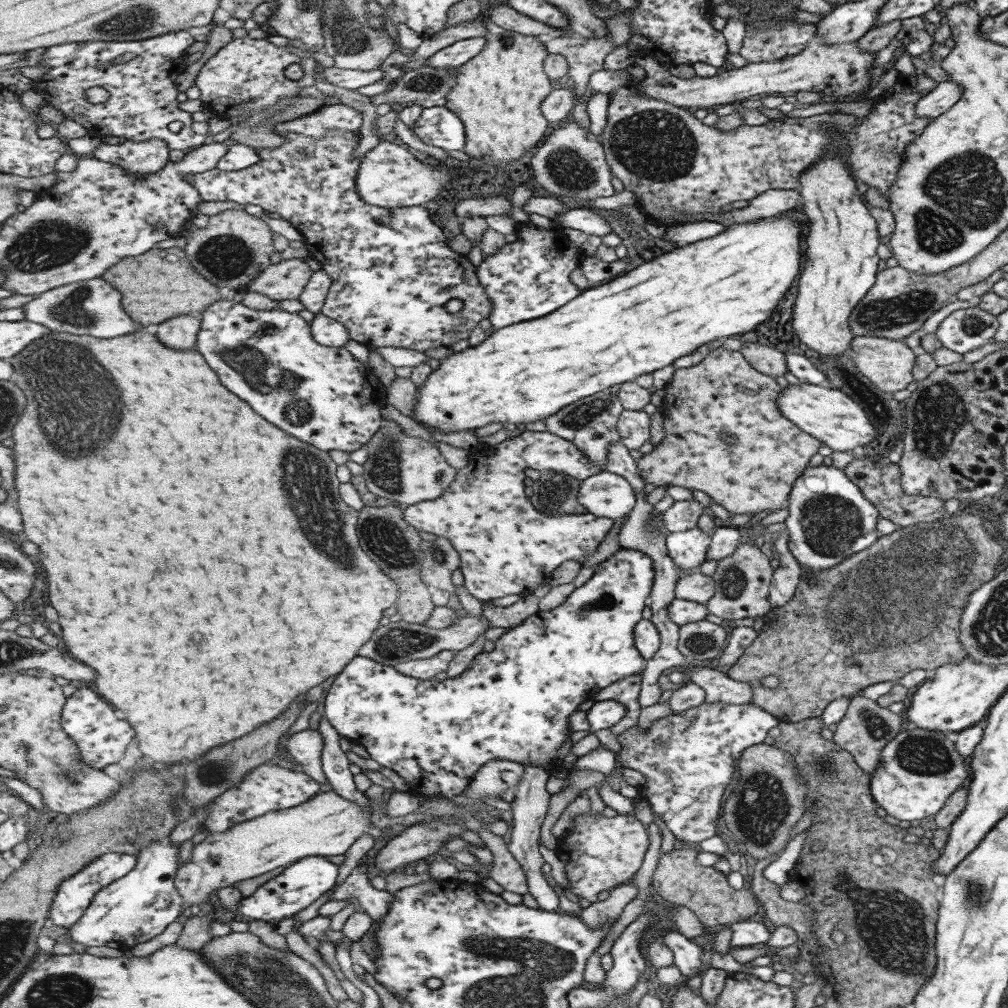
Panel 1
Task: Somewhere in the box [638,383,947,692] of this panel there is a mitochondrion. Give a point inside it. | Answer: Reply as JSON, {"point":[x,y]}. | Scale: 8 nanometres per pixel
{"point":[828,522]}

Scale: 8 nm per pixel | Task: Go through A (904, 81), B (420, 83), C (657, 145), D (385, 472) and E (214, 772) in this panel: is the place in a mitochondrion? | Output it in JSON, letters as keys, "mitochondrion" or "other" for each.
{"A":"other","B":"mitochondrion","C":"mitochondrion","D":"mitochondrion","E":"mitochondrion"}

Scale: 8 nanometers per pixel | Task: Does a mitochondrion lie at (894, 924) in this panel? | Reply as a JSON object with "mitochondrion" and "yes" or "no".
{"mitochondrion":"yes"}

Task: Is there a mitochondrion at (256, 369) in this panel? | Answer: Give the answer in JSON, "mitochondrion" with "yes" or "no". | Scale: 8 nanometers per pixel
{"mitochondrion":"yes"}

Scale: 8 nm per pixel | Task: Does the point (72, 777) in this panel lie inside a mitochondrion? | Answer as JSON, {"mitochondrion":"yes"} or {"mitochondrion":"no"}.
{"mitochondrion":"yes"}

